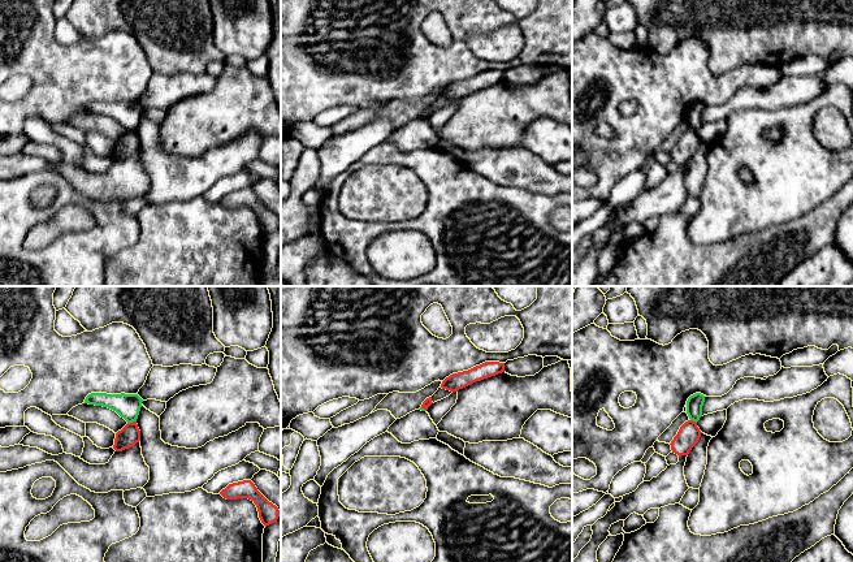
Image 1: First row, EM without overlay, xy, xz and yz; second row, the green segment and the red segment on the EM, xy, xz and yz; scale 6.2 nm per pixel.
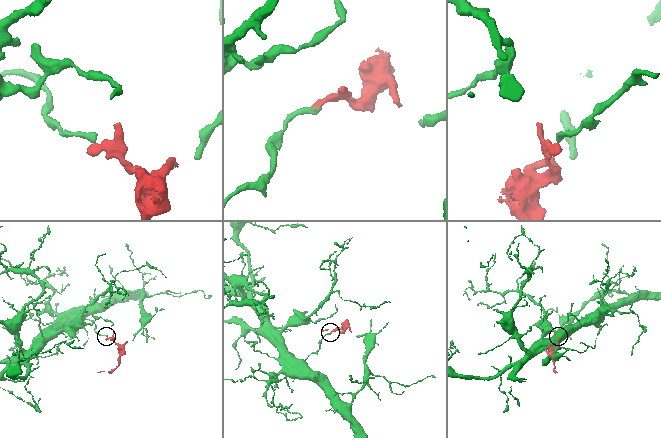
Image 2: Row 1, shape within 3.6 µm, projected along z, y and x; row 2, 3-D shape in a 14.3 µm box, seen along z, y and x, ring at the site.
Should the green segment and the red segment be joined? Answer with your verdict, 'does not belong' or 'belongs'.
does not belong

